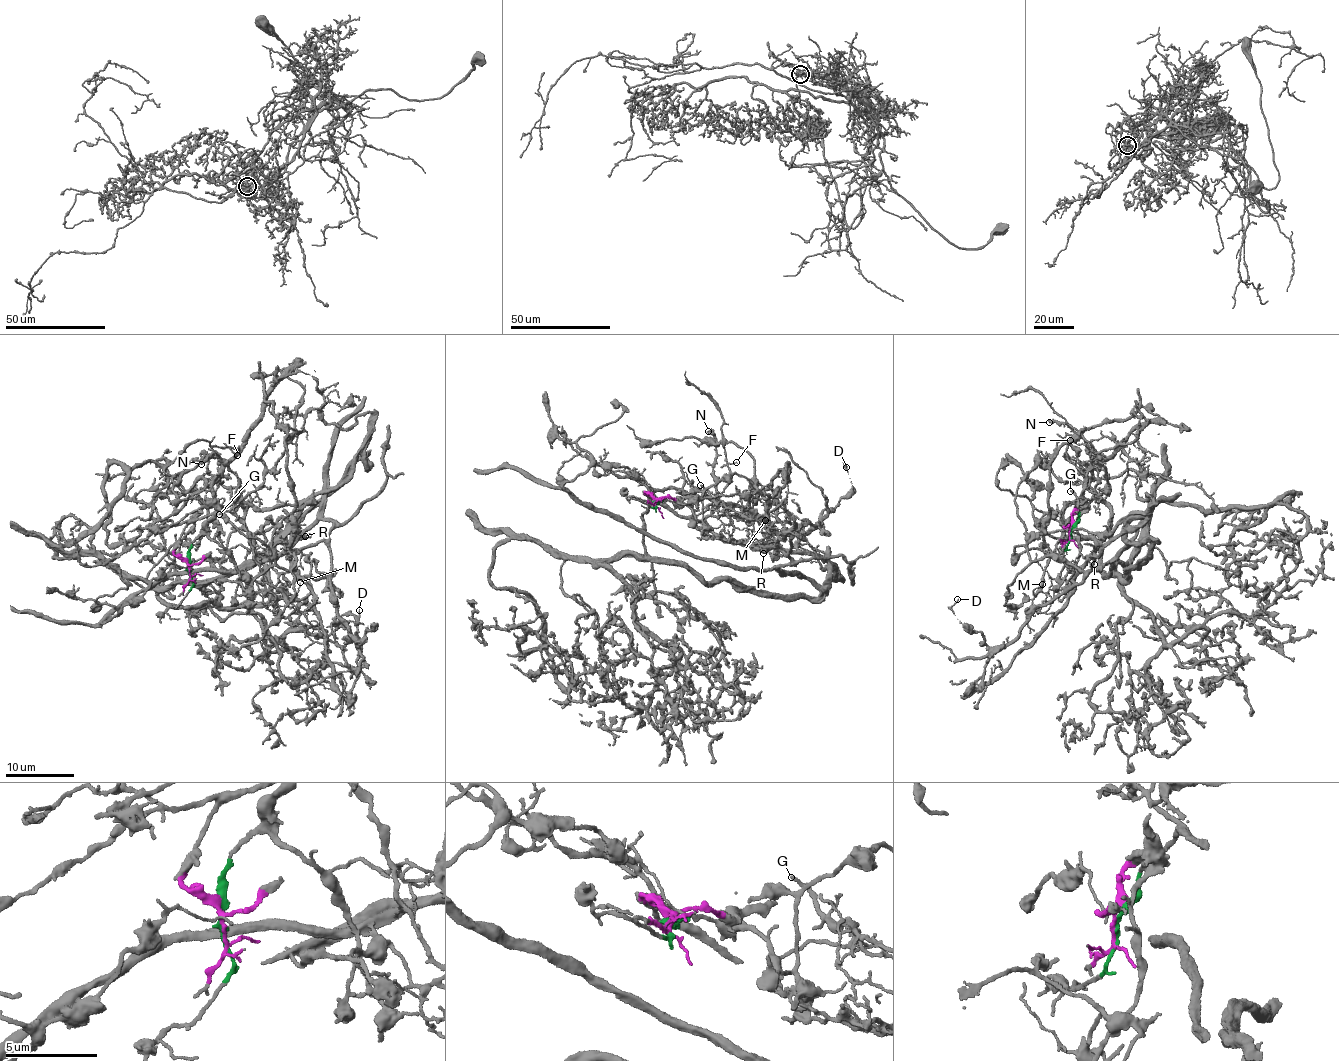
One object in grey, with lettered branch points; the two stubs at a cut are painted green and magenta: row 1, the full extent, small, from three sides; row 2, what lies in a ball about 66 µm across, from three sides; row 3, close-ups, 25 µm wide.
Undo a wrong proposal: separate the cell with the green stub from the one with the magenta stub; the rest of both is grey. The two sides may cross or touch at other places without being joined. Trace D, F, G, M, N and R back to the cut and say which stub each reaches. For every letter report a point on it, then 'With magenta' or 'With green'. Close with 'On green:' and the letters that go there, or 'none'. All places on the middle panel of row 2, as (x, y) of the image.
D: Place: (846, 467). With green
F: Place: (736, 462). With green
G: Place: (700, 485). With green
M: Place: (765, 520). With green
N: Place: (708, 431). With magenta
R: Place: (763, 553). With magenta
On green: D, F, G, M

